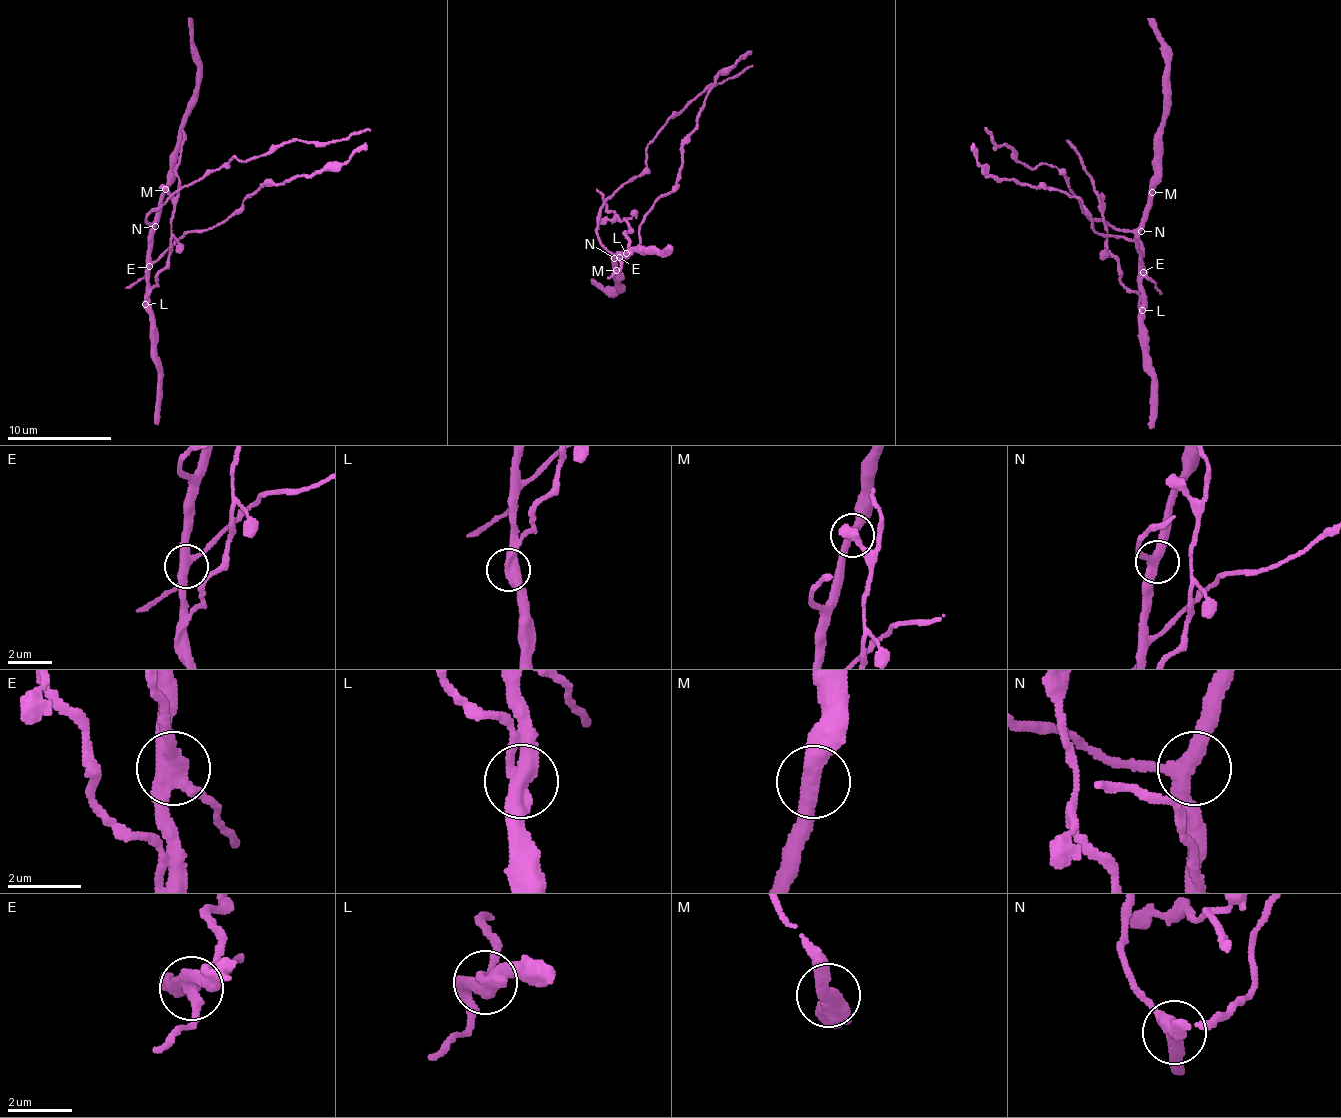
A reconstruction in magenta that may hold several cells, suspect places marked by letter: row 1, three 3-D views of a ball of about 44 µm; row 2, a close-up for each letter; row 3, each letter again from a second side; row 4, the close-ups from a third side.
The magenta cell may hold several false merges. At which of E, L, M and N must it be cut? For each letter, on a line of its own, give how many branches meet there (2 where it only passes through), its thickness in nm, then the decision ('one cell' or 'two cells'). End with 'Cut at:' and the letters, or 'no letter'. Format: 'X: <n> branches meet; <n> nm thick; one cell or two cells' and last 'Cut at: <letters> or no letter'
E: 4 branches meet; 400 nm thick; two cells
L: 2 branches meet; 460 nm thick; two cells
M: 2 branches meet; 400 nm thick; one cell
N: 3 branches meet; 360 nm thick; one cell
Cut at: E, L

